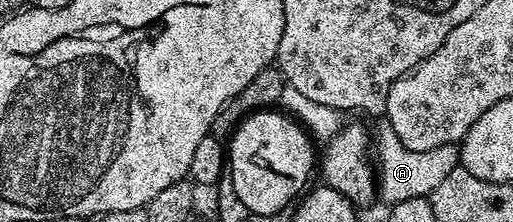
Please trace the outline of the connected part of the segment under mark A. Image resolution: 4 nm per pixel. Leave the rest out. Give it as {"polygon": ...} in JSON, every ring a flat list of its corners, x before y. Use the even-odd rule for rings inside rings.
{"polygon":[[379,121,379,125,372,129,372,149,376,154,376,193,386,200,387,206,399,205,401,201,417,197,429,198,430,193,460,165,458,145,441,145,432,151,408,151,408,147,400,143,396,131,392,131,389,121]]}

